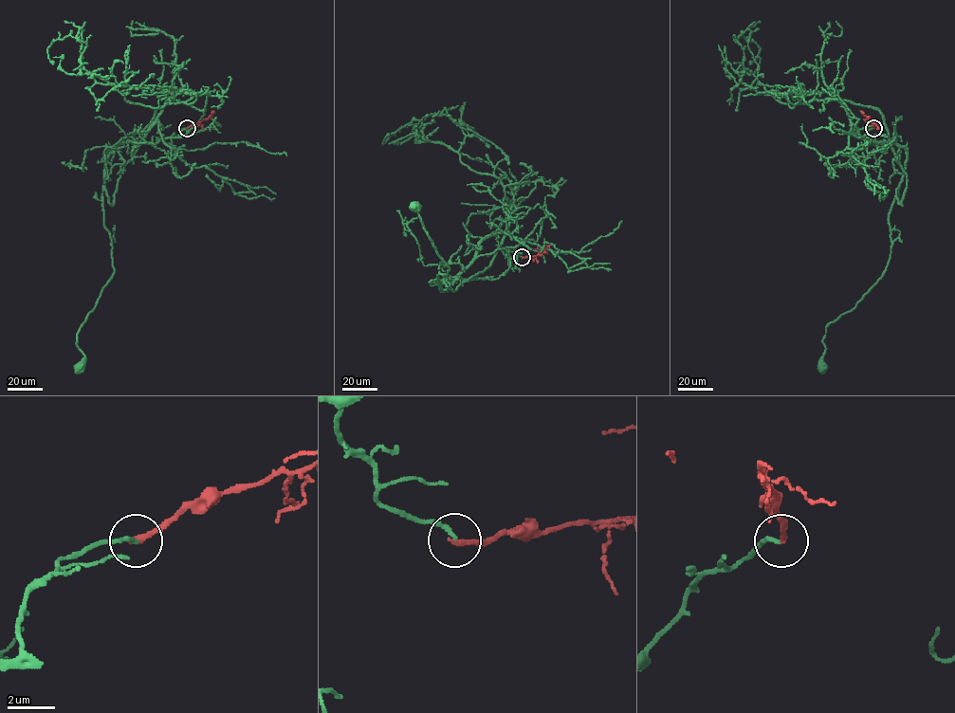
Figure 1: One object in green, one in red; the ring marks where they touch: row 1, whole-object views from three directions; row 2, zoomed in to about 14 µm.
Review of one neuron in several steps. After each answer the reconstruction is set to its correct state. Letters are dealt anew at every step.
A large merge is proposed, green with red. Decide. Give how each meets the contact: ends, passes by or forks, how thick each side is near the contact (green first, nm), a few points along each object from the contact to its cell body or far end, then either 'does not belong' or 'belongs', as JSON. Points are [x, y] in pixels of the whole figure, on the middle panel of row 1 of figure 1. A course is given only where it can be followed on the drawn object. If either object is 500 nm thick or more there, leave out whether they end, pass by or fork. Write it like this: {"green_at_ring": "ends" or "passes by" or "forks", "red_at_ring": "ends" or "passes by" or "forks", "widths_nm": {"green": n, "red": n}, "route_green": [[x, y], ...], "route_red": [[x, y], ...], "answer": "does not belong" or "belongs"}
{"green_at_ring": "ends", "red_at_ring": "ends", "widths_nm": {"green": 170, "red": 240}, "route_green": [[523, 257], [511, 246], [479, 255], [442, 290], [438, 275], [447, 275], [449, 269], [412, 209], [416, 206]], "route_red": [[523, 257], [541, 254], [549, 245]], "answer": "does not belong"}

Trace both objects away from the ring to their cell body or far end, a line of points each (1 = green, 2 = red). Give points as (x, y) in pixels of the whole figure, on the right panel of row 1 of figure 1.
1: (873, 128), (863, 137), (870, 143), (906, 150), (889, 216), (890, 257), (852, 309), (826, 327), (821, 365)
2: (873, 128), (870, 118), (860, 111)

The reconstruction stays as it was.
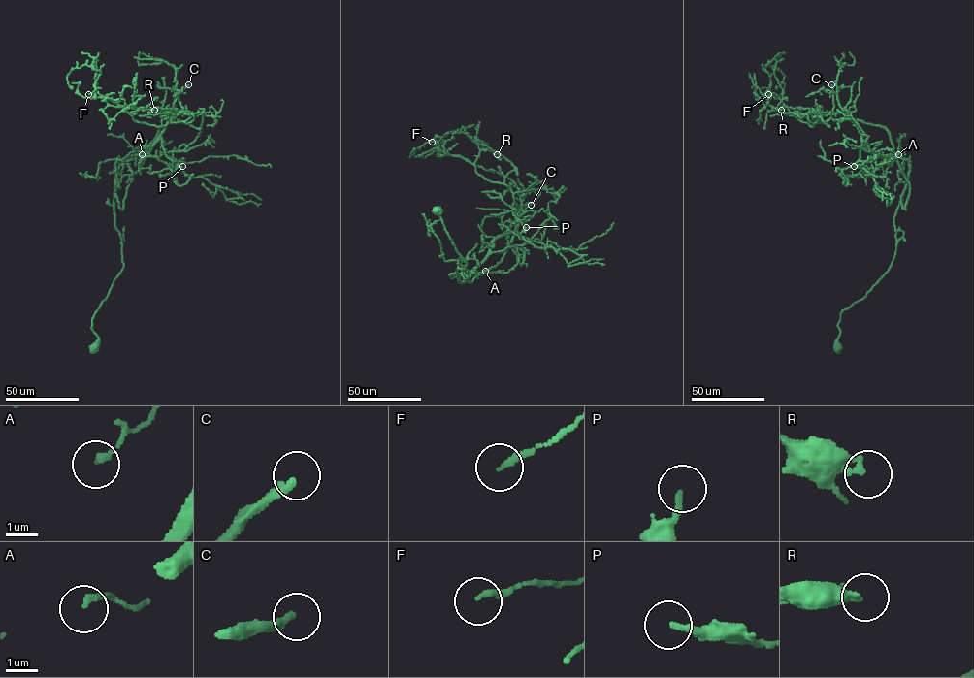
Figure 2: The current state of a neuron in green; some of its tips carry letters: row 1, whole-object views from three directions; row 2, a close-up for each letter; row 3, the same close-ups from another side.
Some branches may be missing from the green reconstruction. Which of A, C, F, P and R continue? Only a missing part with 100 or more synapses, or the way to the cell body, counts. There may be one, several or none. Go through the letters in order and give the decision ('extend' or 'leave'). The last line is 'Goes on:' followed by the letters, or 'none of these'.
A: leave
C: extend
F: leave
P: leave
R: leave
Goes on: C

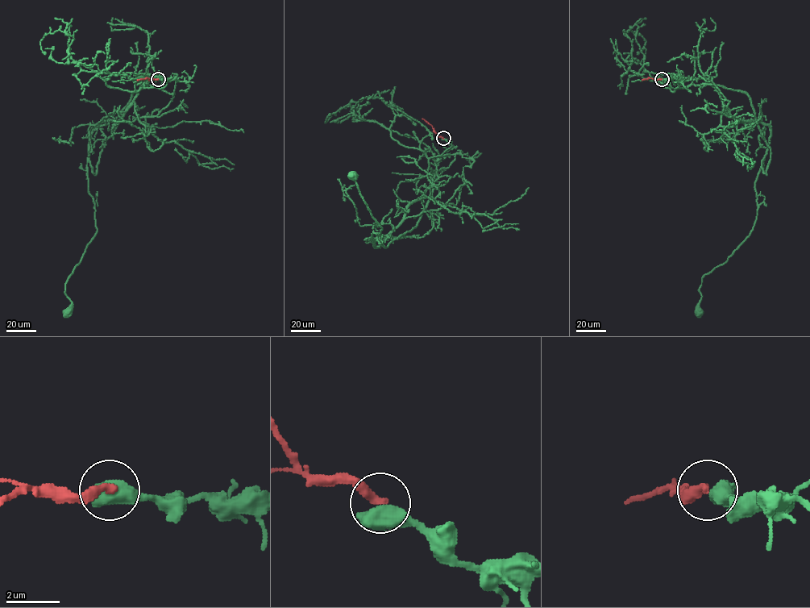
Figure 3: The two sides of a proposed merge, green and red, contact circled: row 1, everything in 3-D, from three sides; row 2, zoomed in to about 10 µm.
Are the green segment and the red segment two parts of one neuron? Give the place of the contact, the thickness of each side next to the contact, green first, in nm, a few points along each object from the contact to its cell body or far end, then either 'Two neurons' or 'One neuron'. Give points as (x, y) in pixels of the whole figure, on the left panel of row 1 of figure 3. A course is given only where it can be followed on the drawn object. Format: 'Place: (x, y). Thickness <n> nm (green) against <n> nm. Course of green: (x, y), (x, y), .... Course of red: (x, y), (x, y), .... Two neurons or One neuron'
Place: (158, 79). Thickness 800 nm (green) against 360 nm. Course of green: (158, 79), (167, 85), (143, 85), (119, 120), (91, 135), (97, 230), (65, 286), (68, 310). Course of red: (158, 79), (146, 77), (137, 80). Two neurons

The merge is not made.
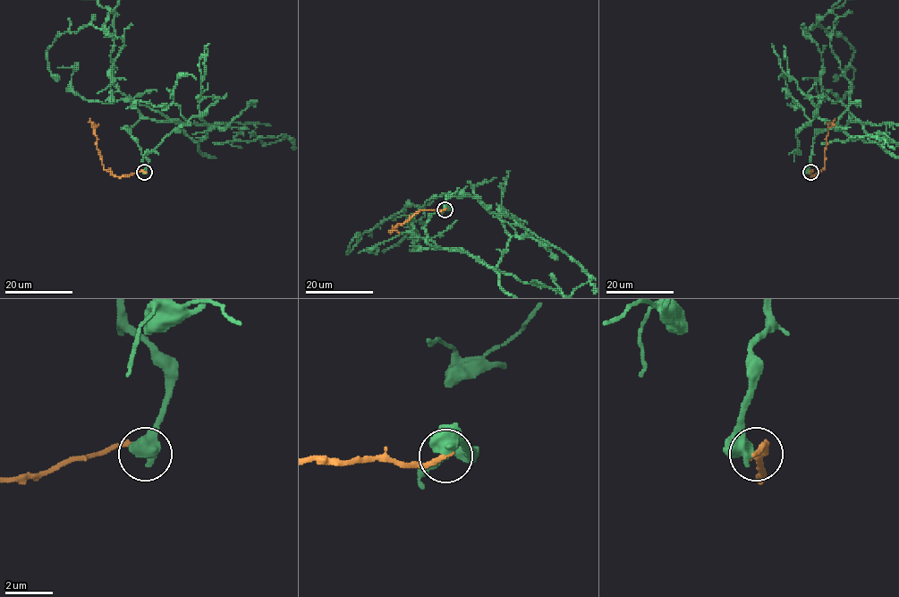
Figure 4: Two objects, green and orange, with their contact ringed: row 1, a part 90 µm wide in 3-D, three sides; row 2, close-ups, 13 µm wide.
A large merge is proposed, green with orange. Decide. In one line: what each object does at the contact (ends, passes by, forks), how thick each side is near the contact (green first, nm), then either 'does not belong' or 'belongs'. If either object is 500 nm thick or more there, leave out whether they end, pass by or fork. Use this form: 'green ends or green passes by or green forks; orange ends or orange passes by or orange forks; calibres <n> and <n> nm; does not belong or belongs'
calibres 600 and 200 nm; does not belong

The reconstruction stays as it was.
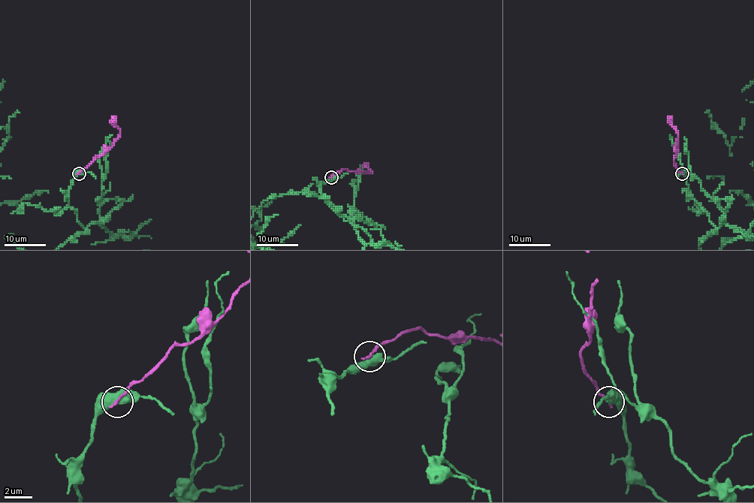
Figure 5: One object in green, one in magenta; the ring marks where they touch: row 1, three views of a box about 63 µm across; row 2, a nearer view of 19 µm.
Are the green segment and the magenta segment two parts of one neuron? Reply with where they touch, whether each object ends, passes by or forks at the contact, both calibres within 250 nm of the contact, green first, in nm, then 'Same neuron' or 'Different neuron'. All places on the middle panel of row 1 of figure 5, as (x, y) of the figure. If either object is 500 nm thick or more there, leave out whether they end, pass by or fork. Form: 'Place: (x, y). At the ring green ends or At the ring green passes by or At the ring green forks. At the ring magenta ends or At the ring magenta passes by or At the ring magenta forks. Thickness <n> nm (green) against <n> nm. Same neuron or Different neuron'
Place: (331, 177). Thickness 600 nm (green) against 200 nm. Different neuron

